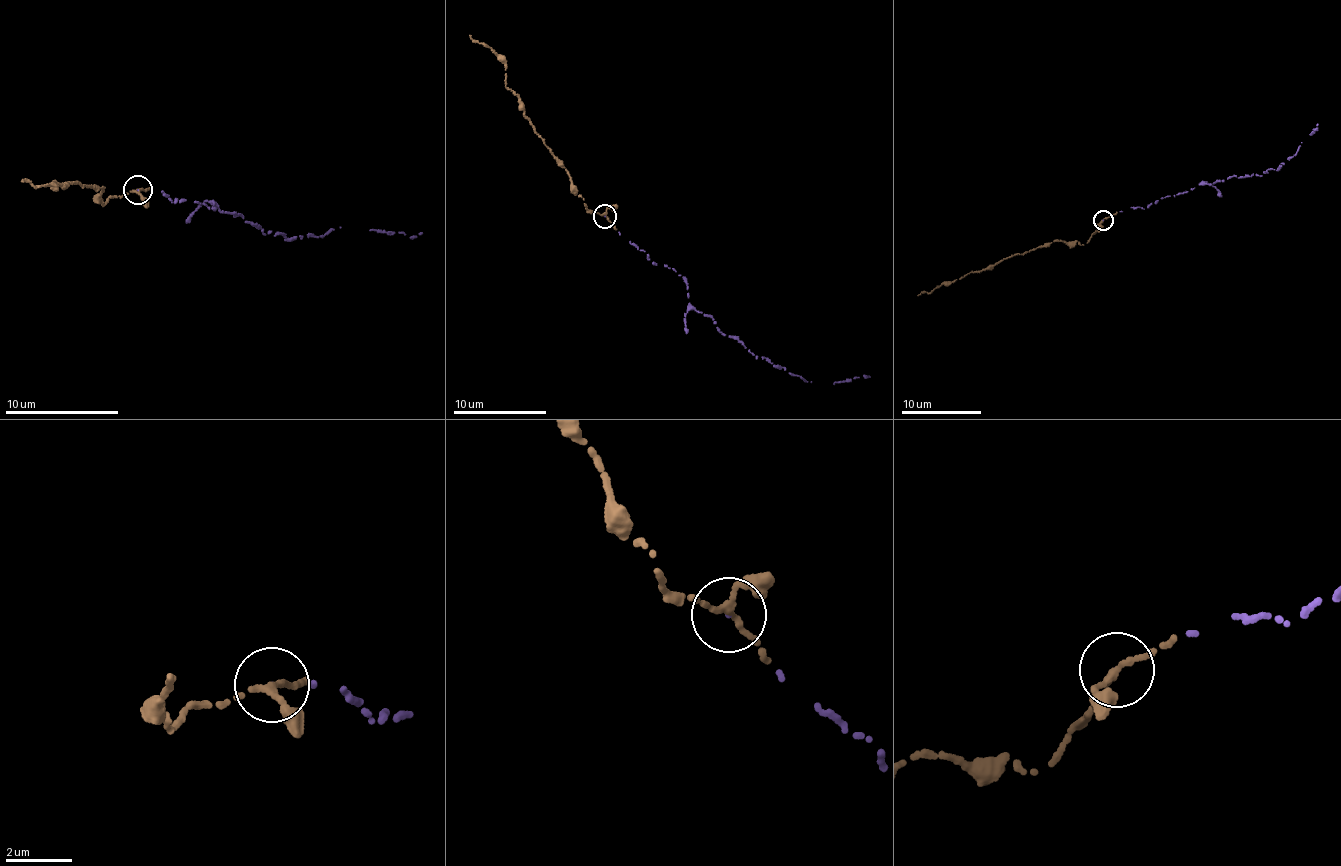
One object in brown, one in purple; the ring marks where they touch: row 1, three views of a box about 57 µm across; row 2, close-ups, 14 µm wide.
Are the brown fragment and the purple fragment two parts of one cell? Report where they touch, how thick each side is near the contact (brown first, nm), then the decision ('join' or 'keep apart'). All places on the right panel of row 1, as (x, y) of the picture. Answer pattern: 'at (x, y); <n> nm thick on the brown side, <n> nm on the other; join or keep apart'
at (1103, 220); 180 nm thick on the brown side, 50 nm on the other; join

